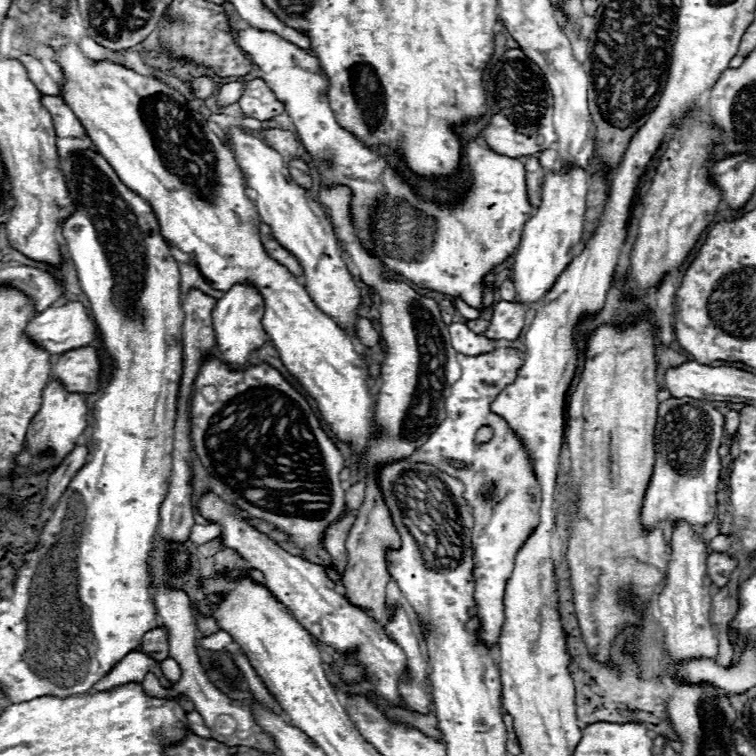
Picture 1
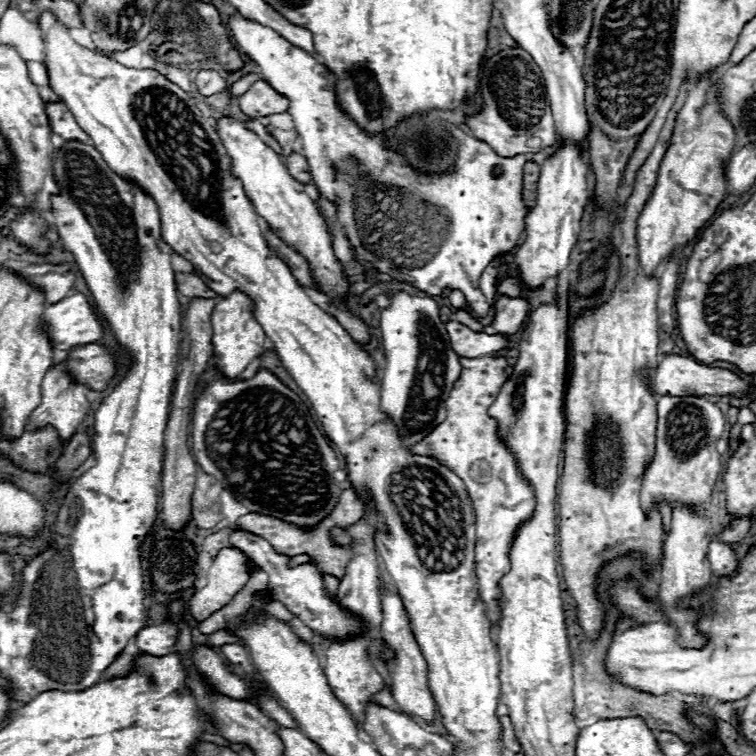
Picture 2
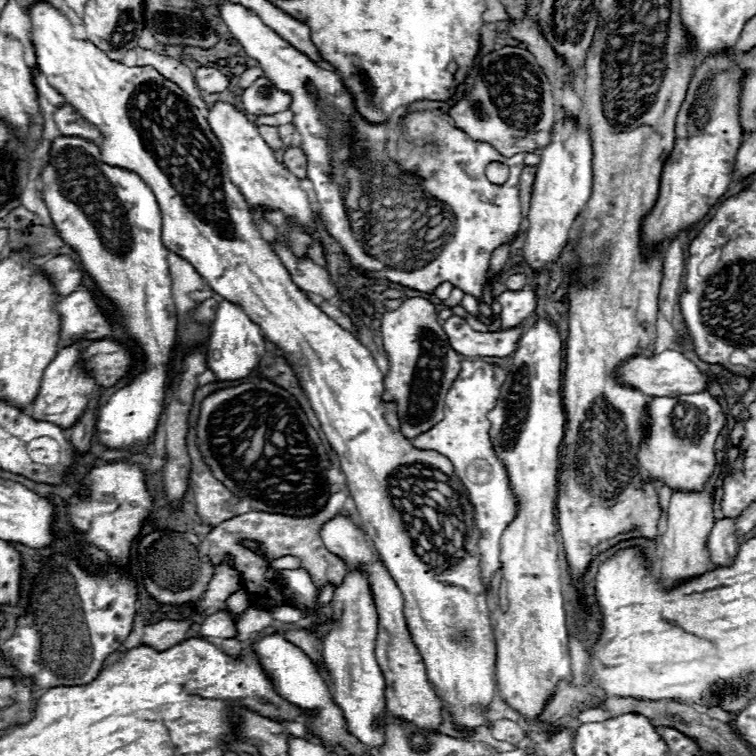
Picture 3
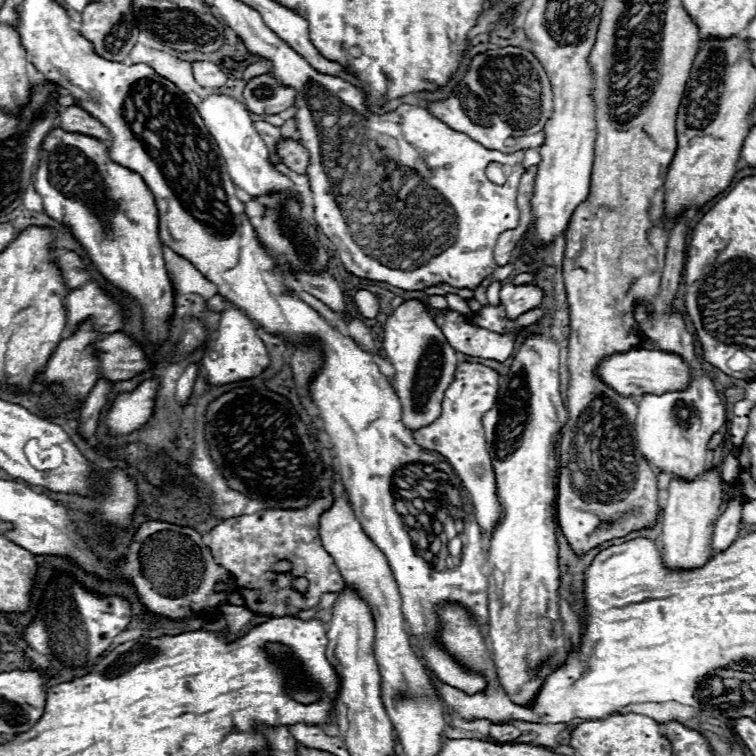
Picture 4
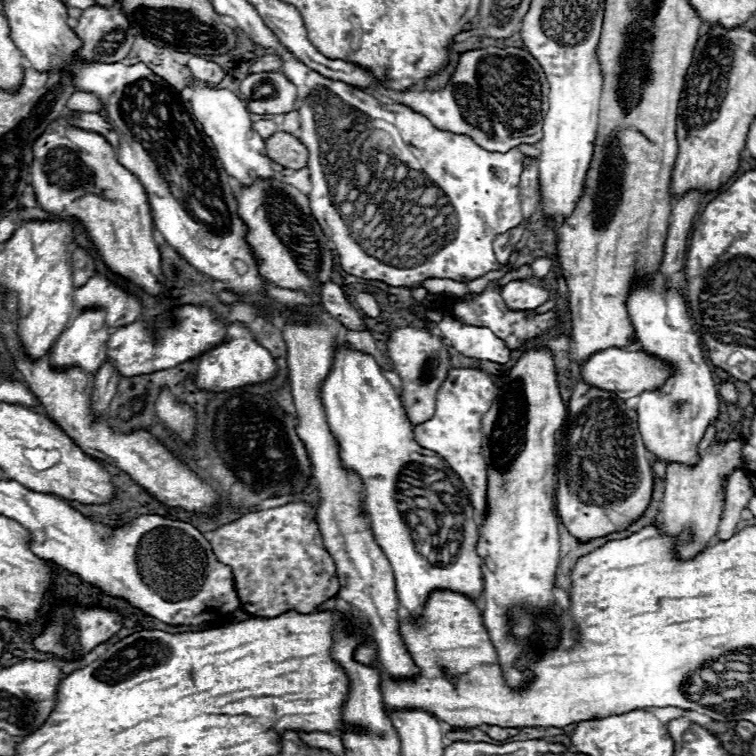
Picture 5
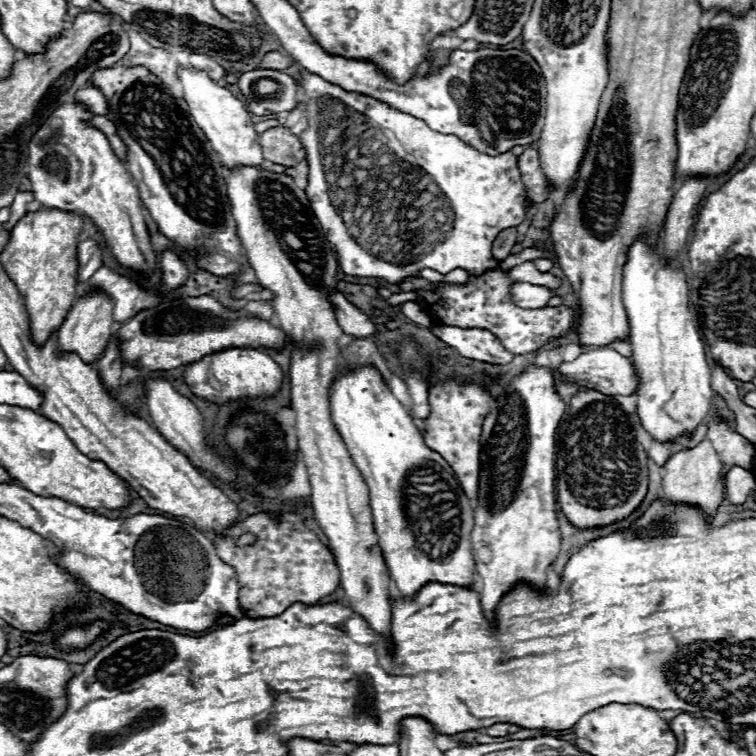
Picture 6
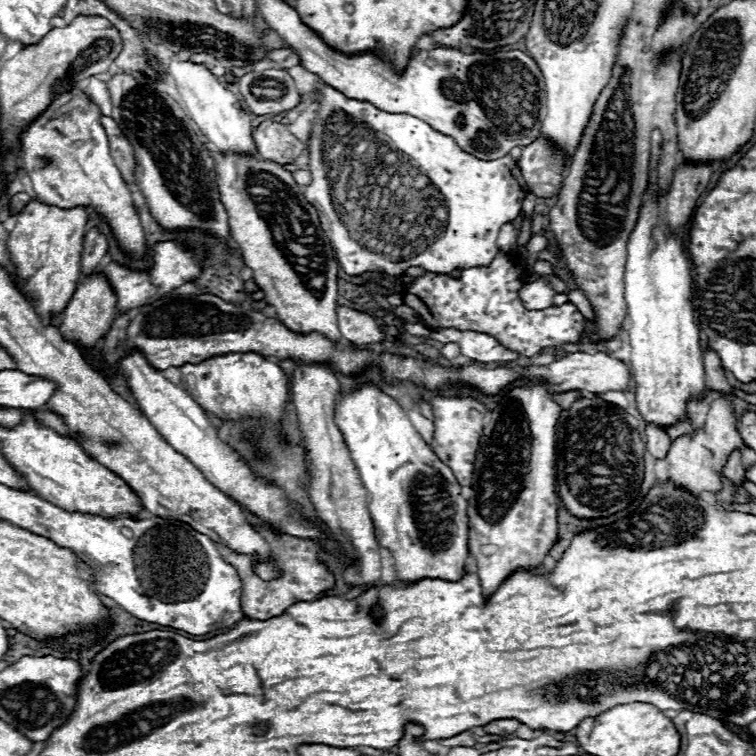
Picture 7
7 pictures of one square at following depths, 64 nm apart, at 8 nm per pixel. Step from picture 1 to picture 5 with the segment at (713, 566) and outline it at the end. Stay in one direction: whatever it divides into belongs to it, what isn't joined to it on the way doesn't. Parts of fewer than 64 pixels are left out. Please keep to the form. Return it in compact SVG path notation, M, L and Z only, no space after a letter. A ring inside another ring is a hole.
M736 468L726 478L726 504L724 504L724 516L718 526L720 538L730 538L734 534L734 528L740 520L740 512L748 506L752 496L754 488L748 480L748 474L742 468Z

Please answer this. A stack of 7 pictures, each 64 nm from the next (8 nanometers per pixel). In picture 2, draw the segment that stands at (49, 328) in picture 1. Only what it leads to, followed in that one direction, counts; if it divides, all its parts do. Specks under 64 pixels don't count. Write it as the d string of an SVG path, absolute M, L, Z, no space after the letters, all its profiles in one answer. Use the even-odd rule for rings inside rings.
M80 292L50 304L44 314L54 350L70 350L78 344L90 344L104 336L92 304Z

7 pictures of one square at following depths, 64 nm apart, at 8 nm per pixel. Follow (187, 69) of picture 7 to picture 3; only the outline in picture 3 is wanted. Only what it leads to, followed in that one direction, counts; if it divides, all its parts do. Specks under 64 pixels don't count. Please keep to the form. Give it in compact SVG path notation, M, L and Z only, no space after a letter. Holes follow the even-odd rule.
M214 102L208 110L208 124L214 130L218 142L222 144L222 156L226 158L226 170L230 180L242 190L244 198L250 206L266 206L280 208L292 222L300 226L308 226L310 220L310 204L306 192L300 190L298 178L292 176L282 164L276 162L274 152L258 134L254 122L246 116L246 112L238 110L228 102Z

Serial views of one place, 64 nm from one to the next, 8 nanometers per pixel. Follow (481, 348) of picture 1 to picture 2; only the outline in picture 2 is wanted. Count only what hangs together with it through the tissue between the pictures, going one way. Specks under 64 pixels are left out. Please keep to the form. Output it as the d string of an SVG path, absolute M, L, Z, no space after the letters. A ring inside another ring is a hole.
M456 320L446 322L446 332L450 334L450 344L452 344L454 352L464 358L488 356L488 354L506 350L510 346L510 338L504 334L474 332Z

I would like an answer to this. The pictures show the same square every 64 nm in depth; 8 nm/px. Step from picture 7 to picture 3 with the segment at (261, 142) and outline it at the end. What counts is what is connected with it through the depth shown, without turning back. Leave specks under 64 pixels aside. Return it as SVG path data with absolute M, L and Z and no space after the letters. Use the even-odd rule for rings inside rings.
M284 148L284 166L298 178L306 178L306 154L302 148Z

